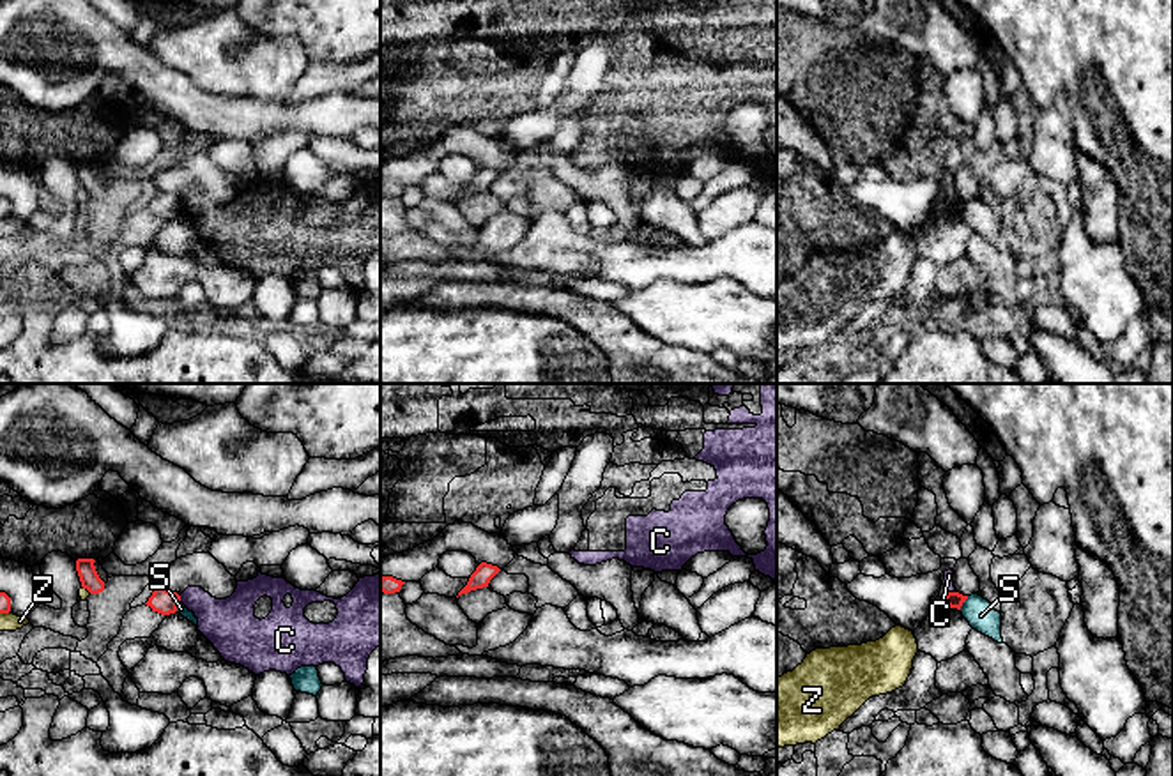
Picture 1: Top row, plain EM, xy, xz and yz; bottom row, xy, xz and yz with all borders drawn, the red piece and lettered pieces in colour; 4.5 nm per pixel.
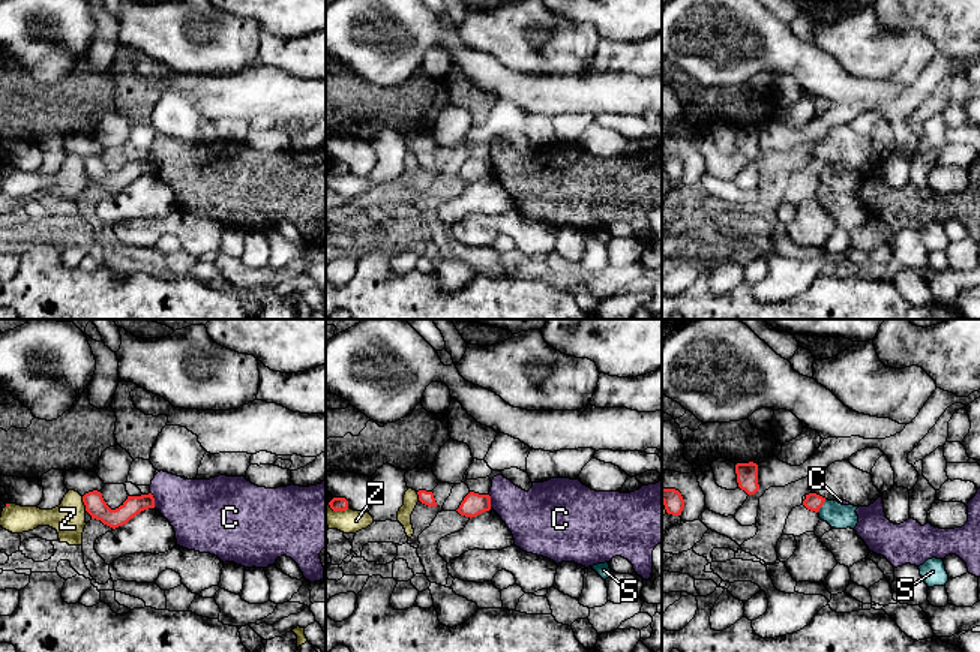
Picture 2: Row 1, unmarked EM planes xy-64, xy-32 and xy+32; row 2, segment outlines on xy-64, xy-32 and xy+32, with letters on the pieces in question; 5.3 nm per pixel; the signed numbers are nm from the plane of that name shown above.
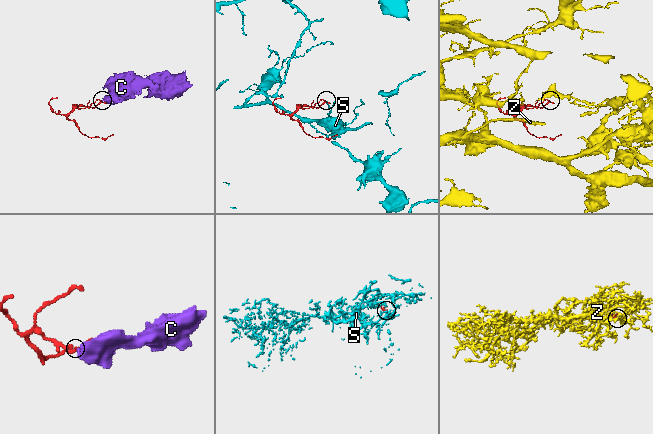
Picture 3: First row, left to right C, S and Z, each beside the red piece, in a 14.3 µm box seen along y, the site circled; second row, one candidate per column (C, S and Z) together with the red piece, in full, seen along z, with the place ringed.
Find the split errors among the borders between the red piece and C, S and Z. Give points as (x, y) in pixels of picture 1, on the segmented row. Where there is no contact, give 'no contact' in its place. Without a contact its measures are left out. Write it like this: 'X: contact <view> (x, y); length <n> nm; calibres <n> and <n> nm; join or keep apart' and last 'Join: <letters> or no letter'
C: contact yz (950, 593); length 50 nm; calibres 80 and 50 nm; keep apart
S: contact yz (963, 601); length 80 nm; calibres 80 and 130 nm; keep apart
Z: contact xy (4, 612); length 50 nm; calibres 50 and 80 nm; keep apart
Join: no letter

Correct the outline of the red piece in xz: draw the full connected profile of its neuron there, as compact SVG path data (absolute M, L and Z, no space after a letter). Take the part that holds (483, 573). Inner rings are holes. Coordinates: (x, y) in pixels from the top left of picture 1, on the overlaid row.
M481 562L476 571L471 574L467 585L458 592L458 596L467 594L476 589L488 587L490 580L499 573L497 566Z

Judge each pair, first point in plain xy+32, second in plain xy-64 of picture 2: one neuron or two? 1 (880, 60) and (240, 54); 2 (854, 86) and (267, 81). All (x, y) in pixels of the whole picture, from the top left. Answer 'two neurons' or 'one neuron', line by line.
1: one neuron
2: one neuron

